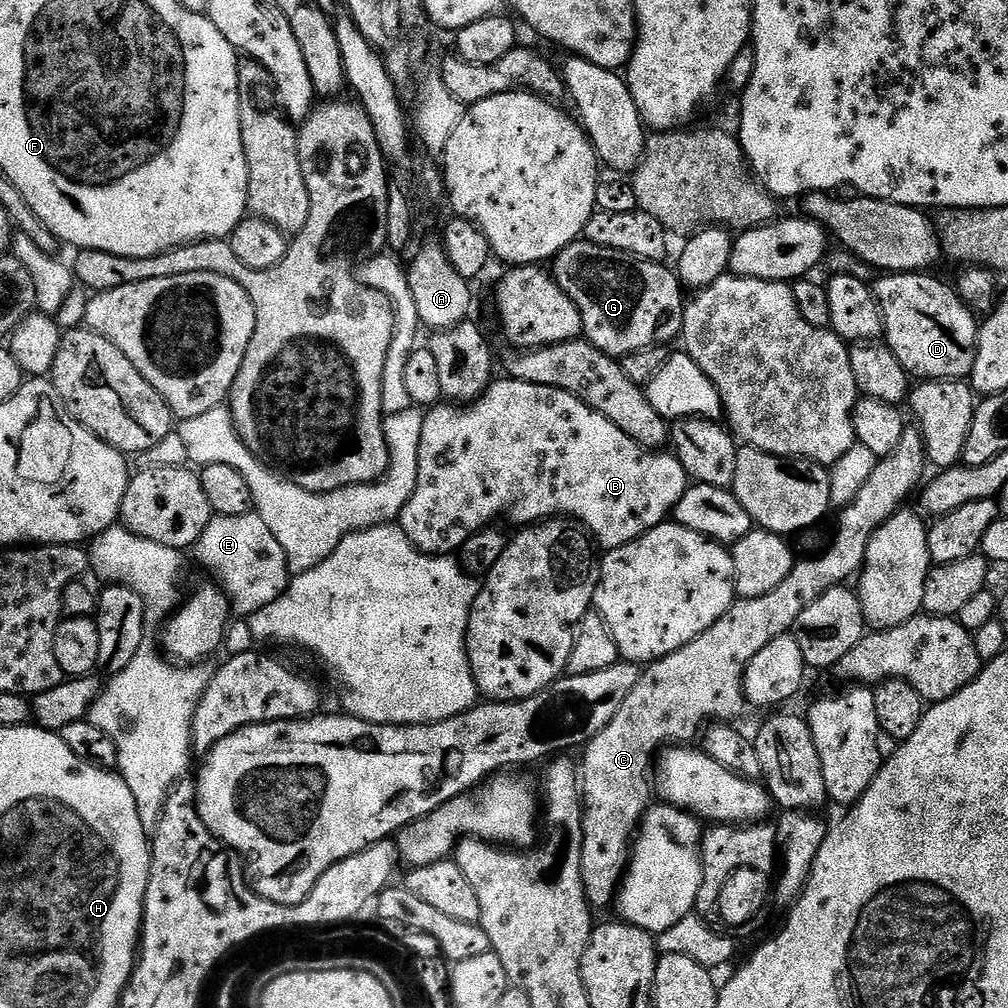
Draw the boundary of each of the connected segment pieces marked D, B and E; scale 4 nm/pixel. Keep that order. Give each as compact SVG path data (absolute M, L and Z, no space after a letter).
M898 272L884 274L877 284L871 285L872 295L880 306L880 313L884 319L883 339L888 349L902 362L909 377L920 376L926 380L962 380L971 377L974 358L976 357L976 334L978 331L978 316L965 304L959 291L940 280L919 272Z
M511 378L503 379L497 379L489 384L487 390L471 404L461 406L455 402L444 402L433 407L425 415L422 426L422 442L418 445L418 486L414 486L414 494L410 498L410 502L406 502L404 512L398 521L406 538L410 538L410 542L419 552L424 552L427 556L446 556L455 553L455 548L456 551L463 549L473 532L480 532L483 528L495 525L499 516L506 515L514 523L520 524L516 526L531 526L553 518L571 518L591 533L595 543L599 547L601 544L601 549L611 550L634 542L651 528L665 523L675 513L676 503L680 501L682 494L690 486L686 470L675 454L668 450L642 447L638 441L630 438L630 434L622 434L622 430L618 430L618 426L614 426L614 422L610 422L610 418L598 414L590 406L583 404L579 396L571 396L568 392L550 386L538 386Z
M255 511L237 516L213 515L211 522L202 530L202 538L194 546L194 553L204 568L216 575L219 585L233 613L241 618L254 615L262 606L270 606L288 587L290 569L278 538L270 534L270 526L262 522Z

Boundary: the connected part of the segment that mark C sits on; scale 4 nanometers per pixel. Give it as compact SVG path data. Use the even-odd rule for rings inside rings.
M916 426L905 427L904 433L902 434L902 442L898 442L898 446L896 447L895 450L892 451L892 453L890 455L885 456L885 457L880 458L880 459L877 459L876 465L874 466L874 470L870 474L870 478L866 478L866 486L862 486L862 490L860 490L858 492L855 500L853 500L852 503L846 505L846 507L844 507L842 509L839 509L837 516L840 516L840 517L838 517L836 520L836 537L833 538L832 545L830 545L829 548L826 549L824 553L821 554L821 556L816 556L813 558L813 560L797 559L795 561L795 563L793 563L793 565L792 565L792 569L790 570L790 574L786 574L786 578L782 578L782 582L778 582L778 586L774 586L774 590L770 590L770 594L762 594L758 598L746 598L745 600L737 599L735 602L732 603L731 606L728 607L728 609L726 610L726 614L722 614L722 618L718 618L718 622L714 622L714 626L710 626L710 630L702 630L702 634L698 634L698 638L694 638L694 642L686 642L686 646L682 646L682 650L674 650L674 654L670 654L669 656L667 656L666 658L662 658L661 660L652 661L651 664L647 665L647 667L645 667L643 669L643 671L641 671L640 677L638 678L638 686L634 686L634 690L630 690L630 694L626 694L626 702L622 702L622 706L618 706L618 714L614 714L614 718L610 718L610 726L606 726L606 730L602 730L601 732L598 733L598 735L595 738L593 738L593 740L589 740L587 744L583 745L582 751L579 753L579 755L581 754L580 764L579 764L579 760L578 760L578 796L579 796L579 799L582 801L582 808L583 808L583 804L584 804L584 817L582 817L580 820L580 853L578 853L578 859L580 862L580 873L582 874L582 882L584 883L584 895L587 897L589 905L591 905L591 907L593 909L599 910L599 908L606 907L607 904L609 907L609 905L611 905L613 903L613 901L615 901L616 894L617 894L617 891L618 891L618 889L619 889L619 887L623 881L624 874L628 870L628 866L630 863L630 849L633 847L633 844L634 844L634 833L637 831L638 825L639 825L644 813L648 811L650 805L653 803L653 800L654 800L654 784L653 784L653 781L650 779L650 773L653 771L654 757L657 755L657 753L659 753L661 750L667 749L669 746L688 746L688 745L691 745L693 743L693 741L695 741L692 739L694 739L695 736L697 739L697 737L699 737L701 735L702 729L709 722L732 722L732 721L735 721L735 719L734 719L735 716L738 715L739 712L743 710L743 708L746 708L746 701L744 698L744 675L746 674L746 666L750 666L750 662L754 662L754 657L756 657L756 655L758 655L764 649L764 647L770 646L770 642L774 642L774 638L778 638L779 636L789 635L789 633L791 633L793 631L793 629L795 629L796 623L798 622L798 614L802 614L802 610L806 610L806 606L810 606L822 594L826 594L826 590L830 590L831 588L839 588L841 586L847 585L849 583L848 579L850 579L852 575L853 575L852 576L852 579L853 579L853 577L855 577L857 575L857 573L859 573L861 571L861 569L863 569L864 559L866 558L866 550L870 546L870 538L872 537L872 535L874 535L878 531L878 529L880 529L880 527L882 527L884 525L884 523L886 523L888 521L889 517L891 517L893 515L893 513L895 513L901 506L907 505L904 503L906 503L907 500L911 498L912 491L914 491L913 492L913 496L914 496L914 493L917 491L917 489L919 489L921 487L922 481L925 479L924 468L926 469L926 457L924 455L924 439L922 438L922 434L920 433L919 427L916 427Z

